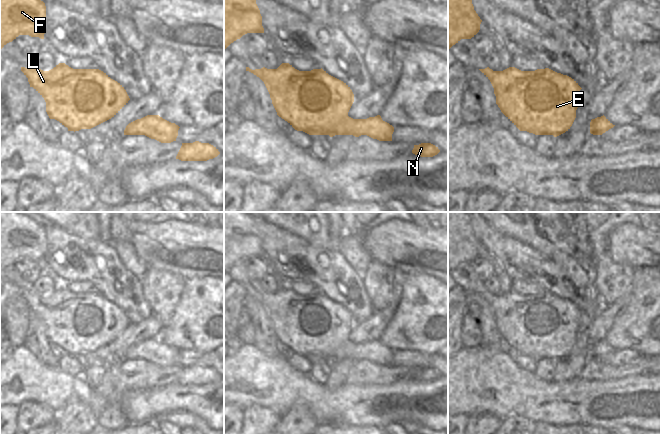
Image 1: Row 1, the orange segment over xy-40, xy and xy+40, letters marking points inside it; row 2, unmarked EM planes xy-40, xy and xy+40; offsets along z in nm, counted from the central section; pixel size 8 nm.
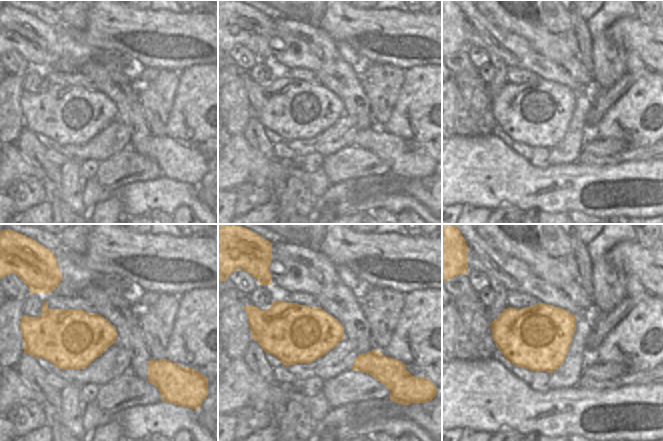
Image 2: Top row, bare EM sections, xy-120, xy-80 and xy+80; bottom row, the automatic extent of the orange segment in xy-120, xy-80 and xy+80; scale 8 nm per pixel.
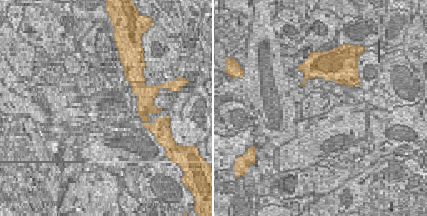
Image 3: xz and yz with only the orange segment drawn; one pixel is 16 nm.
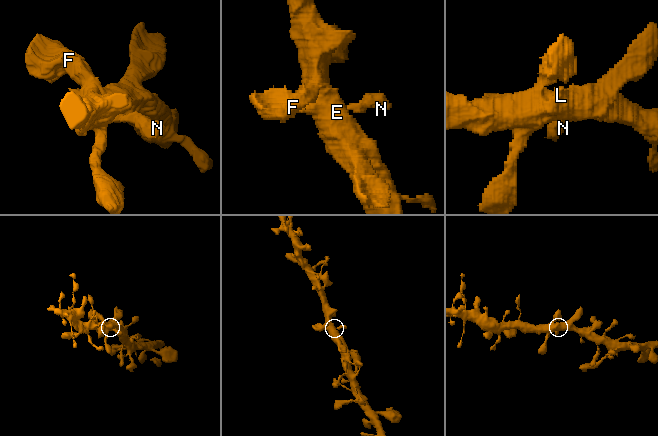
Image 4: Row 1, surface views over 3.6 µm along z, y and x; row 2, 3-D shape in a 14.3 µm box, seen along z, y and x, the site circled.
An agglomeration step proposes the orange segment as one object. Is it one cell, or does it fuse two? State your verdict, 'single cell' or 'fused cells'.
single cell

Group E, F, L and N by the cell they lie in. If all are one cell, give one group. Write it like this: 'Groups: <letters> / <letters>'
Groups: E F L N.

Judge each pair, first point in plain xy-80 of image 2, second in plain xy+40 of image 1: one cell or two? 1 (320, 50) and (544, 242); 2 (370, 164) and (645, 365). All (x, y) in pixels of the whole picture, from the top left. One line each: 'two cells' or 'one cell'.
1: two cells
2: one cell

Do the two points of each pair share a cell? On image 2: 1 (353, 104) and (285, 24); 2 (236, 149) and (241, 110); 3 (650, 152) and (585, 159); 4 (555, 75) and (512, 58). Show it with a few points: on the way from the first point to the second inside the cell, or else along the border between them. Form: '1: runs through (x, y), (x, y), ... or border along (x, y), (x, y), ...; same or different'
1: runs through (340, 84), (301, 44); same
2: border along (241, 132), (232, 137); different
3: runs through (634, 154), (627, 154), (616, 159), (601, 160); same
4: runs through (544, 68), (528, 58), (523, 58); same

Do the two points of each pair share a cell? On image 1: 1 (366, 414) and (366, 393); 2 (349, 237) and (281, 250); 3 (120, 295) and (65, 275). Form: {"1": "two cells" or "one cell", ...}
{"1": "one cell", "2": "two cells", "3": "one cell"}

